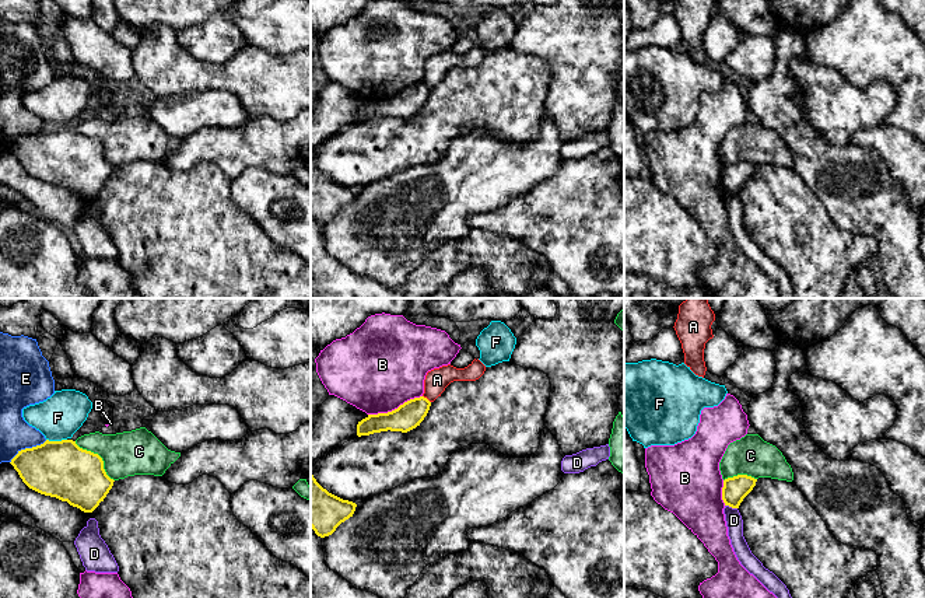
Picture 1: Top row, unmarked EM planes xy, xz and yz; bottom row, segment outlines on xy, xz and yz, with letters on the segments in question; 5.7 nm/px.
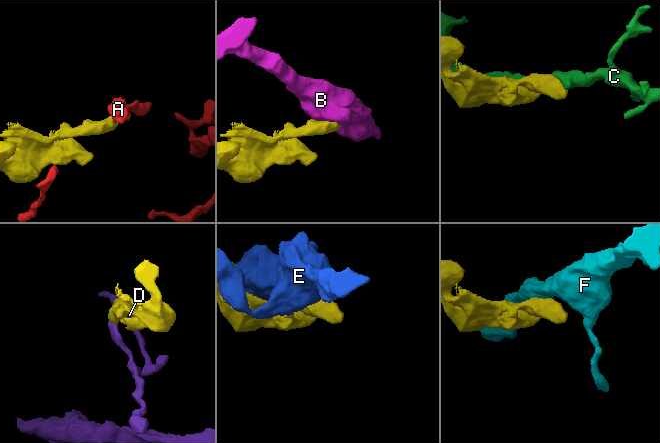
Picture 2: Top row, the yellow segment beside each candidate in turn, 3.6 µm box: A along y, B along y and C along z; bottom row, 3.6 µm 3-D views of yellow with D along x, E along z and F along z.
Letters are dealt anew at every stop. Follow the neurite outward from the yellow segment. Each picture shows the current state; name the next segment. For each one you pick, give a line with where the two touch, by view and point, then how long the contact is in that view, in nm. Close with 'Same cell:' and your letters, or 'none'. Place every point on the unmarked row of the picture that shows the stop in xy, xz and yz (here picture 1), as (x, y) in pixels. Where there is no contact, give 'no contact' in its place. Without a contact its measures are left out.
Same cell: none

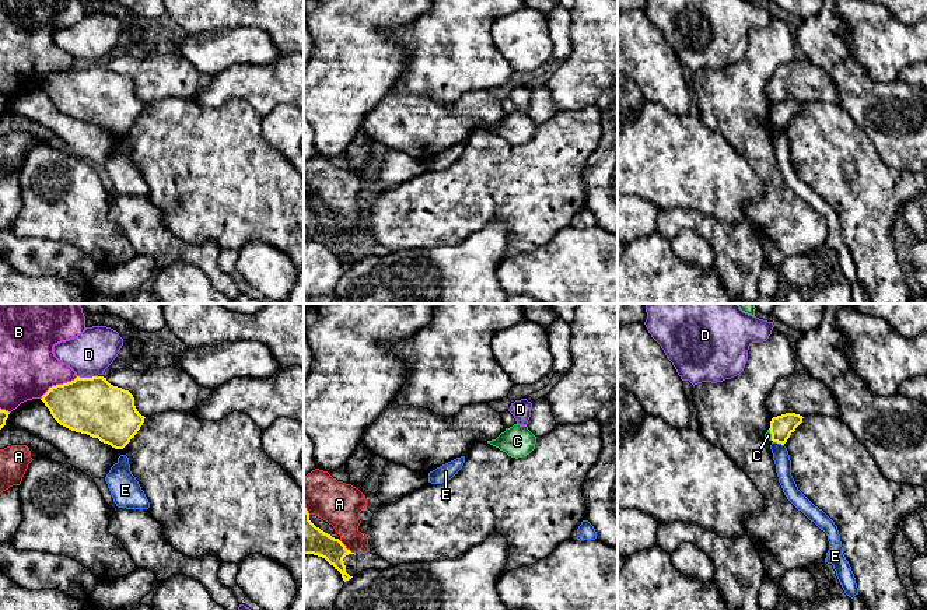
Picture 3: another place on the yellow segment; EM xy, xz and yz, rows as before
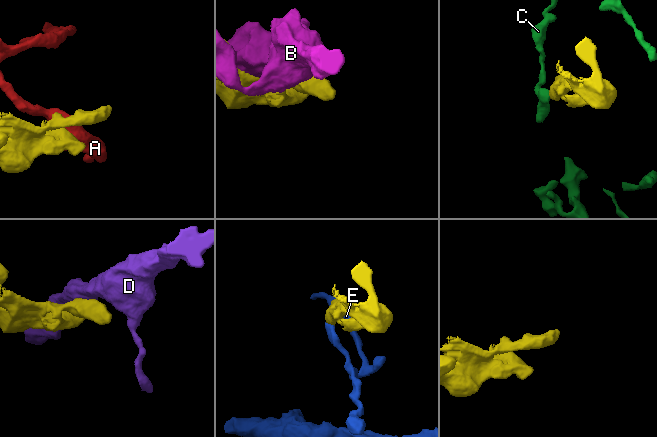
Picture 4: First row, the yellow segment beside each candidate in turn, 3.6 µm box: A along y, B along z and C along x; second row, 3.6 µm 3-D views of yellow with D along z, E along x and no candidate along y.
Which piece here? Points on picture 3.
Same cell: none

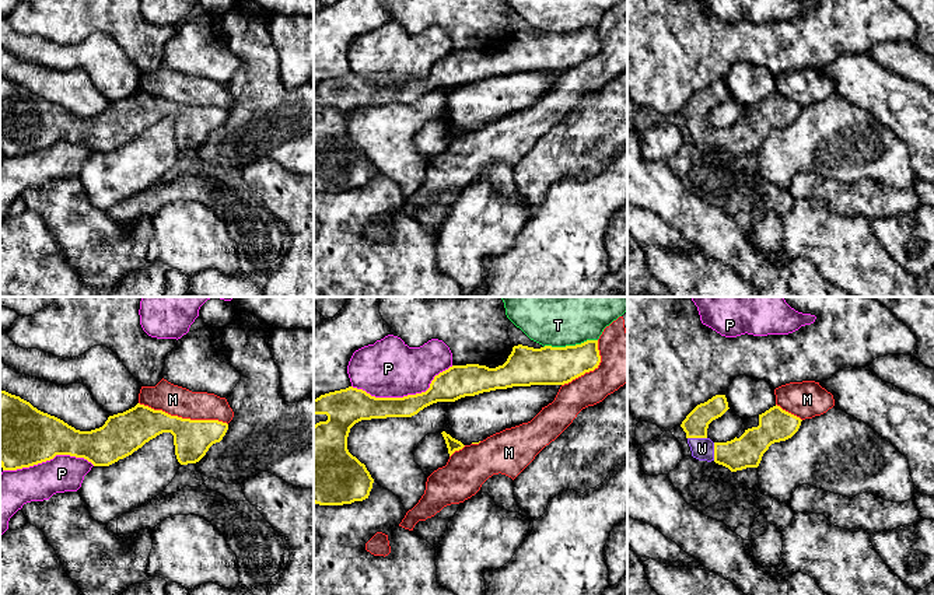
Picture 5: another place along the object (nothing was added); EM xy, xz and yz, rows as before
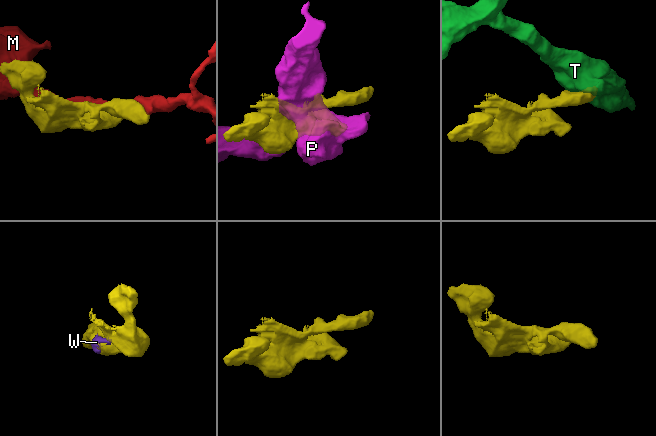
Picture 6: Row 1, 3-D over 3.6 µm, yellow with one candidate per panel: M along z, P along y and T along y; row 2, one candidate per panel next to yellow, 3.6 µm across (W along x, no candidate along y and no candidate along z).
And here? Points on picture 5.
W: meets yellow in yz at (698, 123); contact 110 nm long
Same cell: W

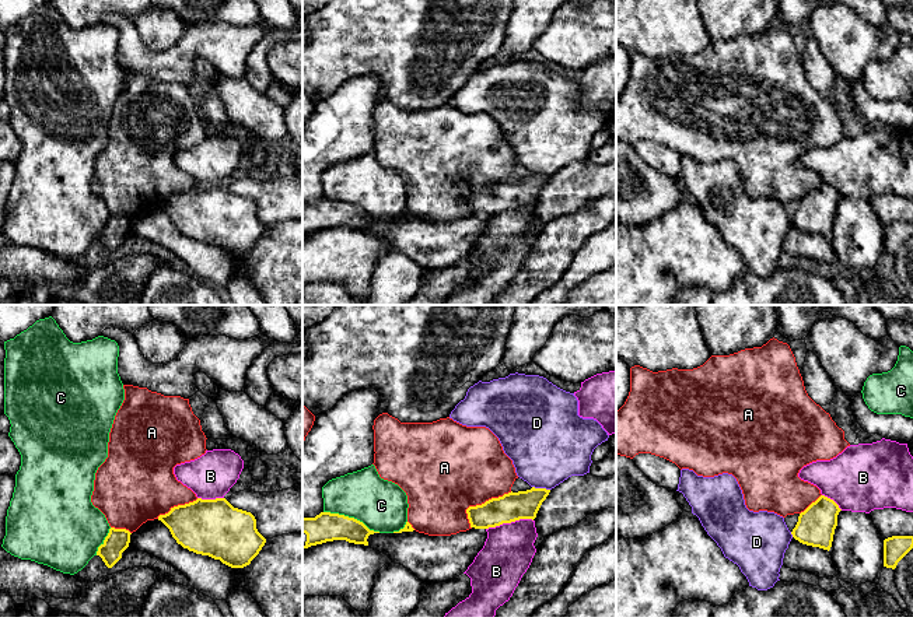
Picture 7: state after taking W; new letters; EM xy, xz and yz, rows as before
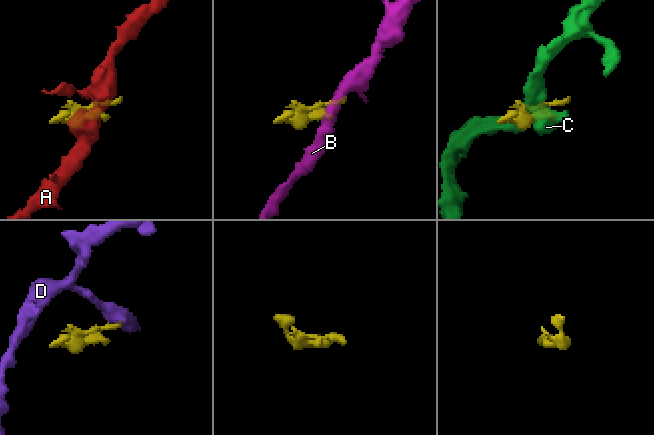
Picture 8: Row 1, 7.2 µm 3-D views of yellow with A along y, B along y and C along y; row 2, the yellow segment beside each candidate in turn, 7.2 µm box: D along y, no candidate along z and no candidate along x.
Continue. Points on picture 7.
Same cell: none

